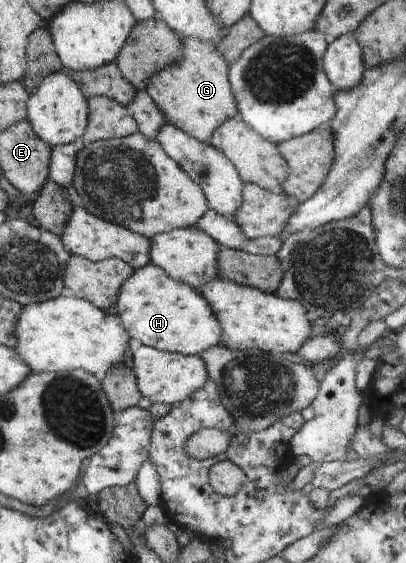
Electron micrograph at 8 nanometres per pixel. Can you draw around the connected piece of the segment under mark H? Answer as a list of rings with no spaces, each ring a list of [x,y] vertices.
[[[154,264],[144,265],[142,269],[134,270],[134,273],[122,283],[114,308],[124,331],[128,333],[128,337],[135,345],[147,345],[163,352],[199,355],[214,345],[222,344],[222,327],[201,292],[194,291],[184,281],[176,281],[168,277]]]

